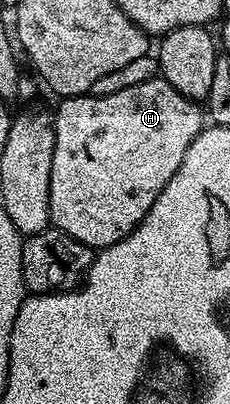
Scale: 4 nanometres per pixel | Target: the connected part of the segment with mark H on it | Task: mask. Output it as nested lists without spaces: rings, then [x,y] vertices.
[[[160,75],[151,77],[146,83],[137,83],[134,87],[126,87],[126,91],[118,91],[114,95],[65,97],[59,103],[61,105],[54,109],[56,138],[53,147],[53,166],[50,167],[49,215],[51,224],[66,235],[78,239],[78,243],[89,245],[94,251],[108,249],[114,243],[129,237],[144,222],[144,217],[150,211],[150,207],[154,207],[154,199],[158,199],[158,195],[162,195],[162,187],[166,187],[166,183],[170,183],[170,179],[174,179],[174,171],[178,171],[178,167],[182,167],[182,159],[186,159],[186,151],[190,147],[190,143],[194,143],[194,139],[200,134],[201,129],[205,128],[205,110],[197,102],[174,91],[174,87],[170,87],[170,83]]]

